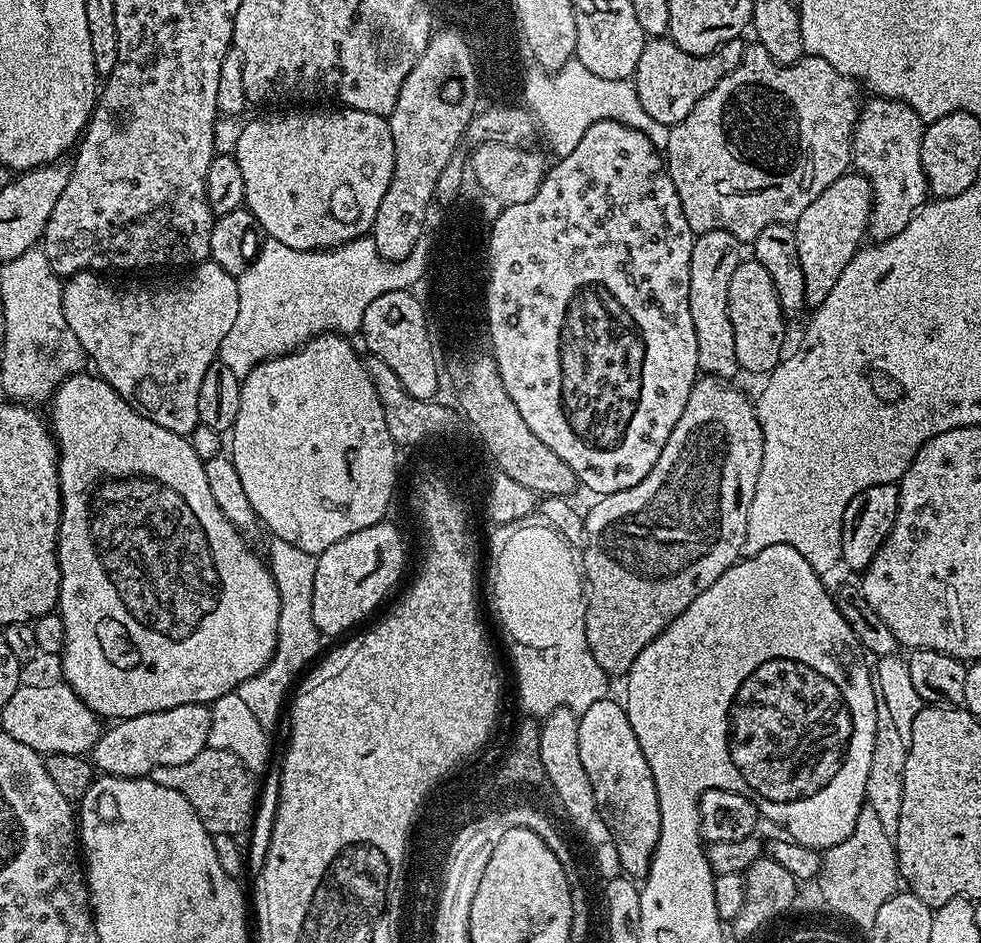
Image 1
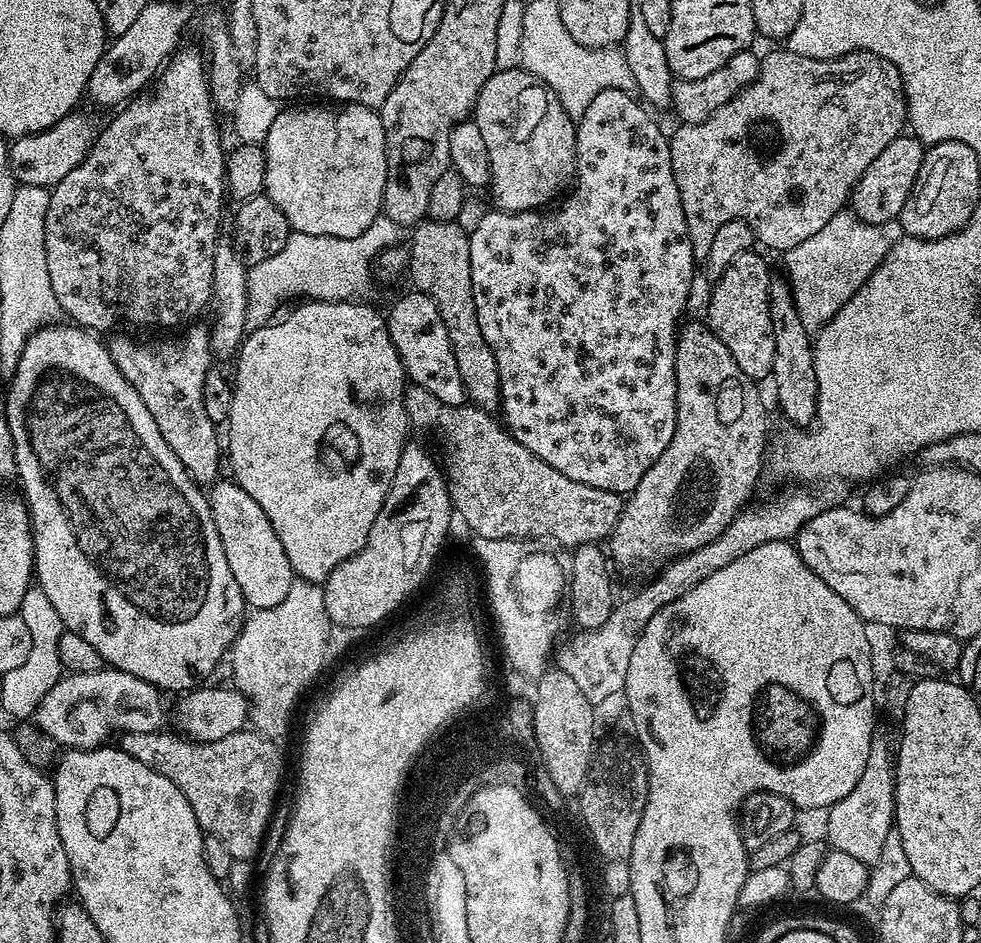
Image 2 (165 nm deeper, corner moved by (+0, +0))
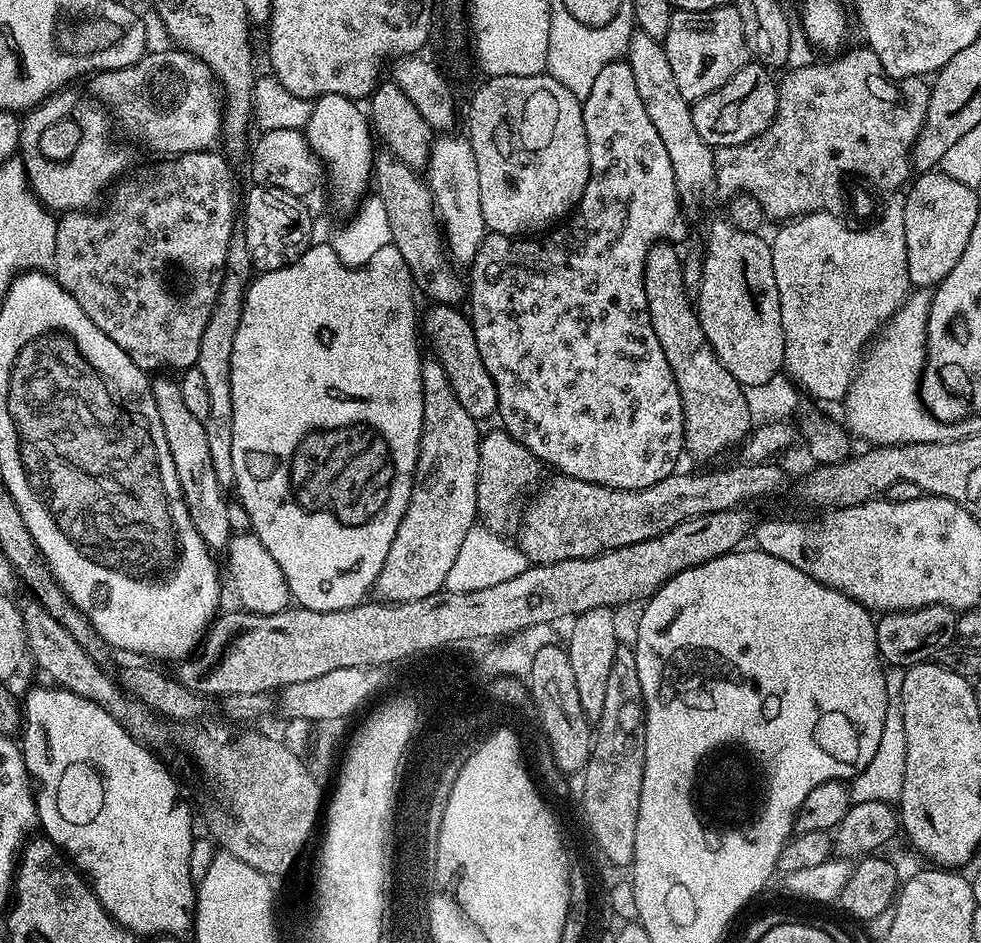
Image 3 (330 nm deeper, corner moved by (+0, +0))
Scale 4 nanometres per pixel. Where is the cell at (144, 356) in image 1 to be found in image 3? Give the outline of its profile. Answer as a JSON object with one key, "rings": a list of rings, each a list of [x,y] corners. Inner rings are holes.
{"rings":[[[172,380],[151,381],[152,397],[158,406],[158,418],[162,418],[162,431],[166,434],[166,446],[170,446],[170,458],[174,458],[174,470],[178,474],[178,486],[182,486],[182,498],[190,514],[194,530],[206,542],[209,550],[227,549],[228,541],[234,533],[226,518],[228,500],[225,491],[214,474],[214,462],[210,462],[210,450],[207,449],[204,421],[194,418],[190,410],[182,403],[182,392],[179,383]]]}

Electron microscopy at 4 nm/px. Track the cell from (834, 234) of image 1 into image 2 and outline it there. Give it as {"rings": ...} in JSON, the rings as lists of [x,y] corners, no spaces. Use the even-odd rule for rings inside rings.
{"rings":[[[901,134],[874,158],[874,162],[858,178],[850,197],[850,210],[859,220],[871,224],[885,224],[887,220],[899,217],[902,206],[906,206],[906,198],[910,198],[910,190],[918,178],[918,170],[922,170],[922,162],[926,148],[912,134]]]}

